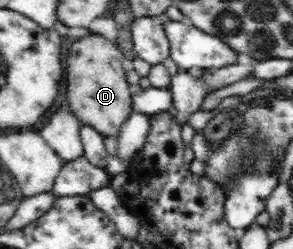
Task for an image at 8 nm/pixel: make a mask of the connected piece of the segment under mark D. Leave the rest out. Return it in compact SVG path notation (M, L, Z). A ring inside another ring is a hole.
M89 35L71 45L71 53L65 61L70 111L82 124L99 132L103 139L118 141L121 126L134 112L132 95L135 89L127 82L123 59L123 53L109 39L101 35Z

